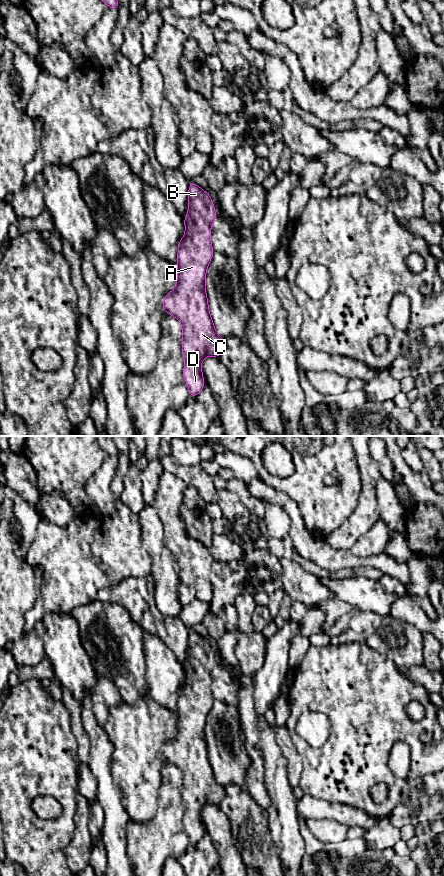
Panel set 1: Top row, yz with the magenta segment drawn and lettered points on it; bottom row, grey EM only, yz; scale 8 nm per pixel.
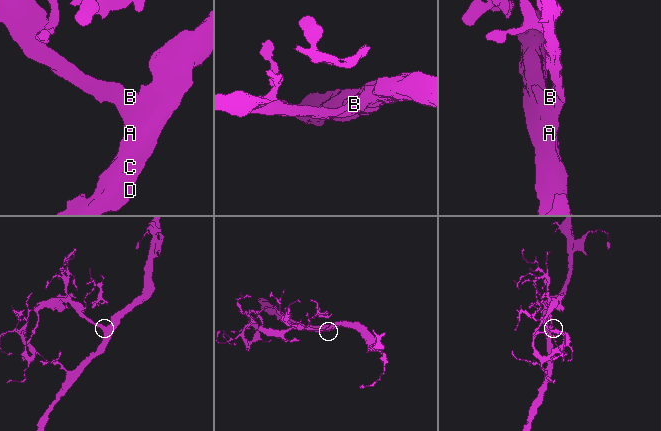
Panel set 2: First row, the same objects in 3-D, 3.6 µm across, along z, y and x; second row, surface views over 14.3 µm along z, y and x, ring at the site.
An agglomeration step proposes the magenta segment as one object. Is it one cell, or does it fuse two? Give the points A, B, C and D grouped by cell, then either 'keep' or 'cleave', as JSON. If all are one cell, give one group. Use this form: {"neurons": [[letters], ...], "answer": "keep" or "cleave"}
{"neurons": [["A", "B", "C", "D"]], "answer": "keep"}

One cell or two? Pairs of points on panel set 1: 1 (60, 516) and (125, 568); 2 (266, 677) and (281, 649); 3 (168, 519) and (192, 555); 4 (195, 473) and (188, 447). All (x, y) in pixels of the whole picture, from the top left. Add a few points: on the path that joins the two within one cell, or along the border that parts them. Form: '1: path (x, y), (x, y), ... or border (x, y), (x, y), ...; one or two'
1: border (75, 512), (66, 526), (46, 517); two
2: path (273, 670), (276, 665), (277, 656); one
3: path (175, 528), (177, 540), (183, 546); one
4: border (172, 455), (182, 464), (199, 465); two

